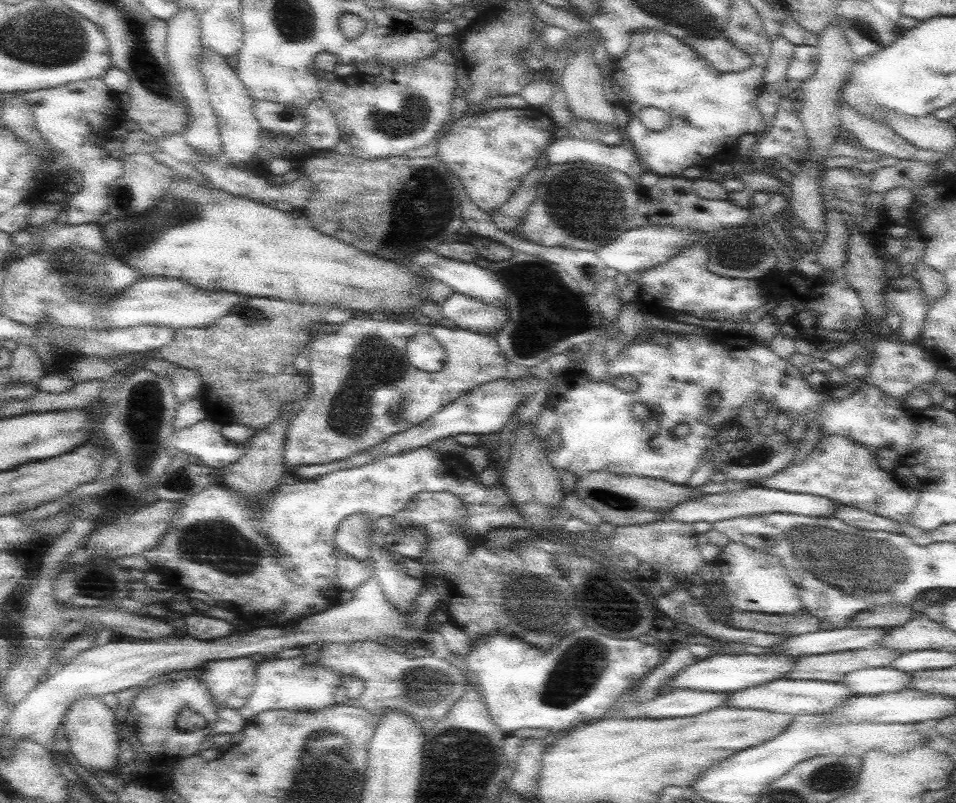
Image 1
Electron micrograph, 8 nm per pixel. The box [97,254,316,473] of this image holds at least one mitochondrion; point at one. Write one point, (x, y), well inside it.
(143, 420)

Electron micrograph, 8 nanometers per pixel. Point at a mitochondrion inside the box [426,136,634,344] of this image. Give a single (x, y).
(576, 204)

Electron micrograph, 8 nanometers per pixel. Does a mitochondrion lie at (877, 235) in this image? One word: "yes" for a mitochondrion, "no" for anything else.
no

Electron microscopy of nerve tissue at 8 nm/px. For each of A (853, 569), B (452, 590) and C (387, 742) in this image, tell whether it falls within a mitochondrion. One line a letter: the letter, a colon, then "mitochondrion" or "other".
A: mitochondrion
B: other
C: other

